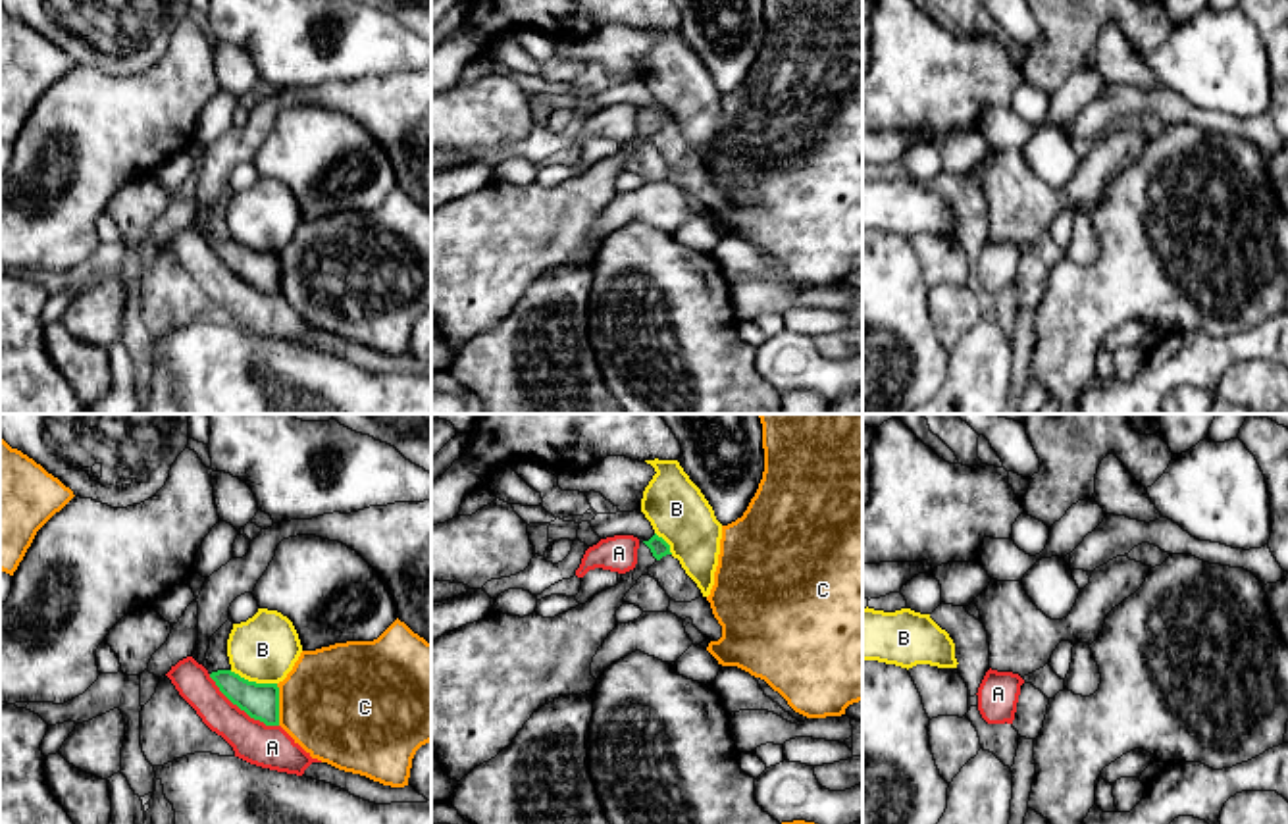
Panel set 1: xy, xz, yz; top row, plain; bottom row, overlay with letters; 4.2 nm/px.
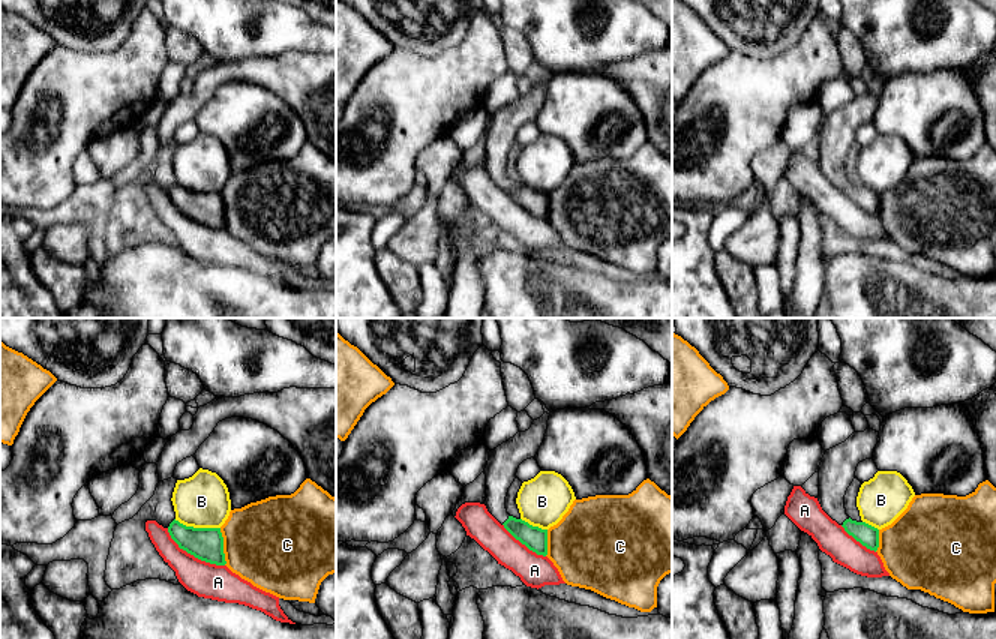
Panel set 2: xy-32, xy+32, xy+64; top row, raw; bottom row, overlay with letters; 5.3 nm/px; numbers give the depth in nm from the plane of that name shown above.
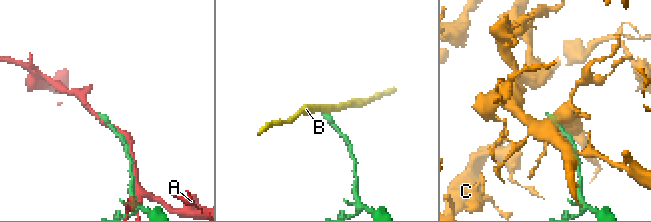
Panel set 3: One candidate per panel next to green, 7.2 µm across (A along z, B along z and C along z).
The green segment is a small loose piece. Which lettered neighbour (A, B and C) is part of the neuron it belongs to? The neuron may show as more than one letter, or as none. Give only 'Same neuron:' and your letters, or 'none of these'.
Same neuron: none of these

